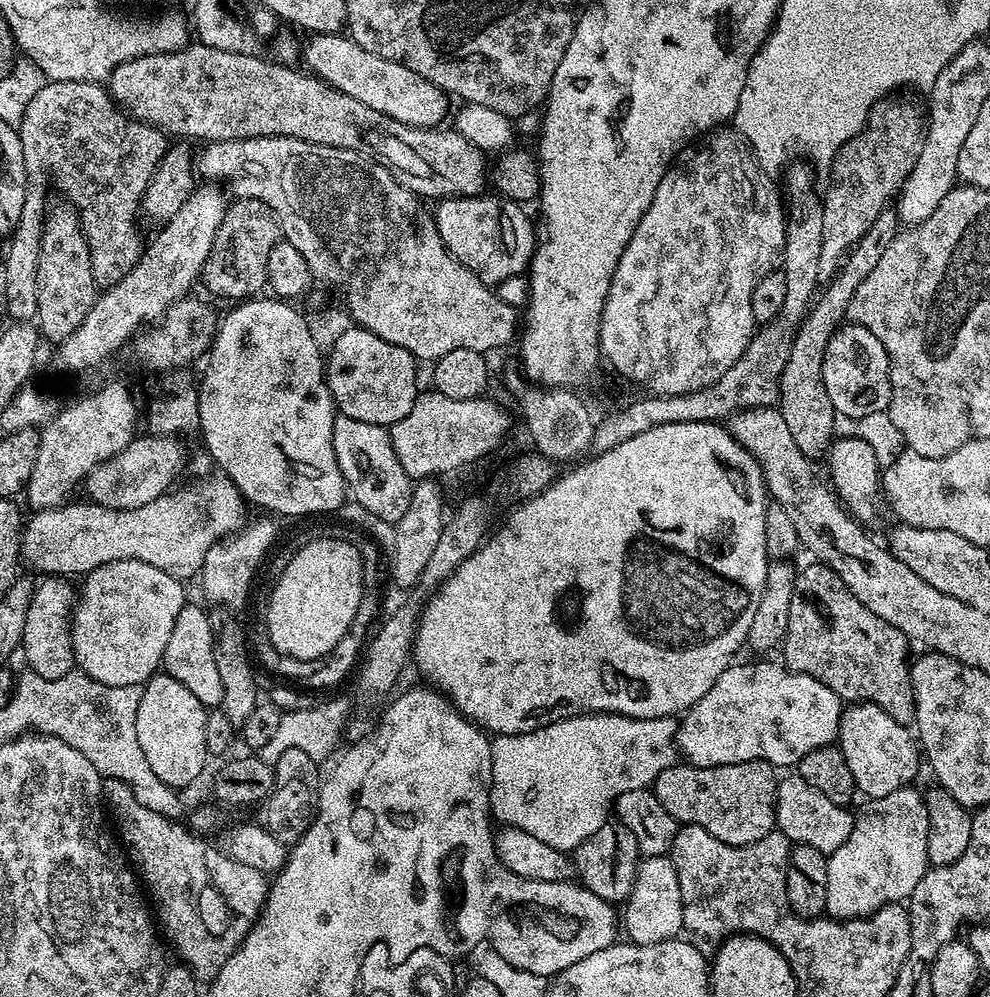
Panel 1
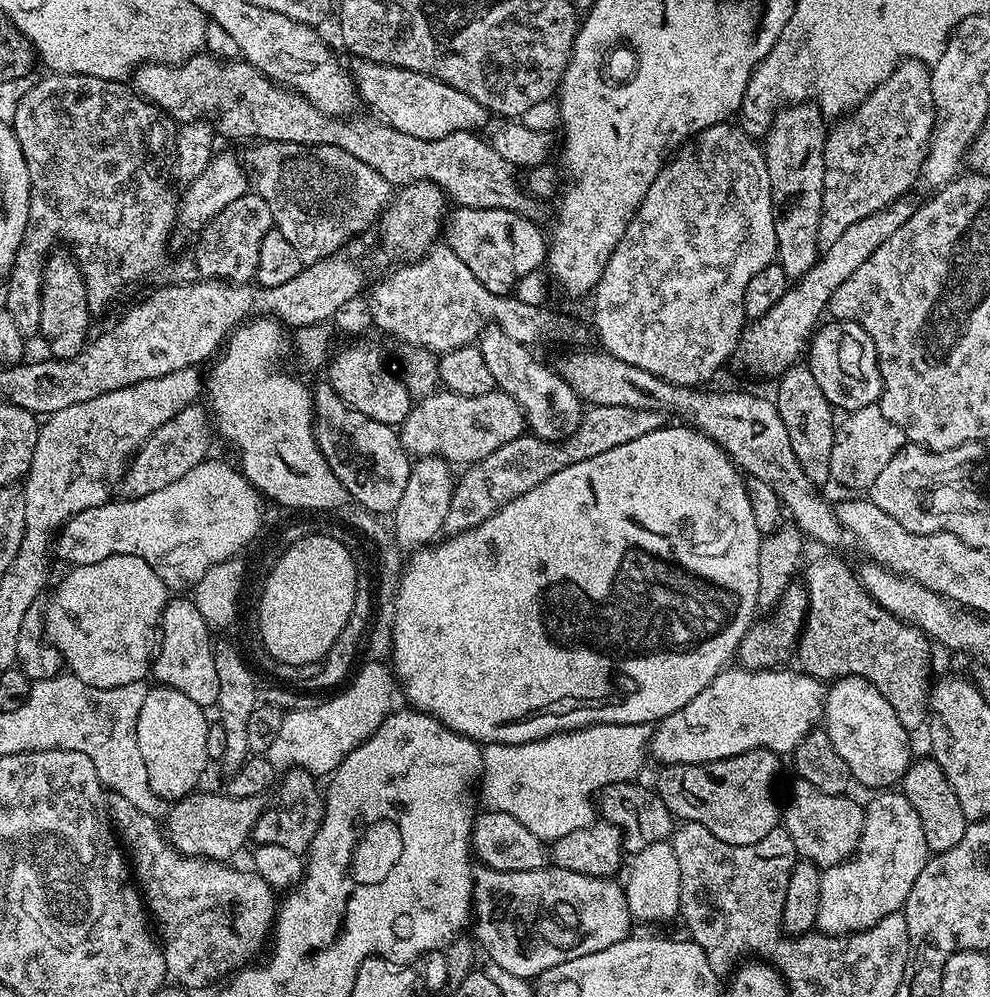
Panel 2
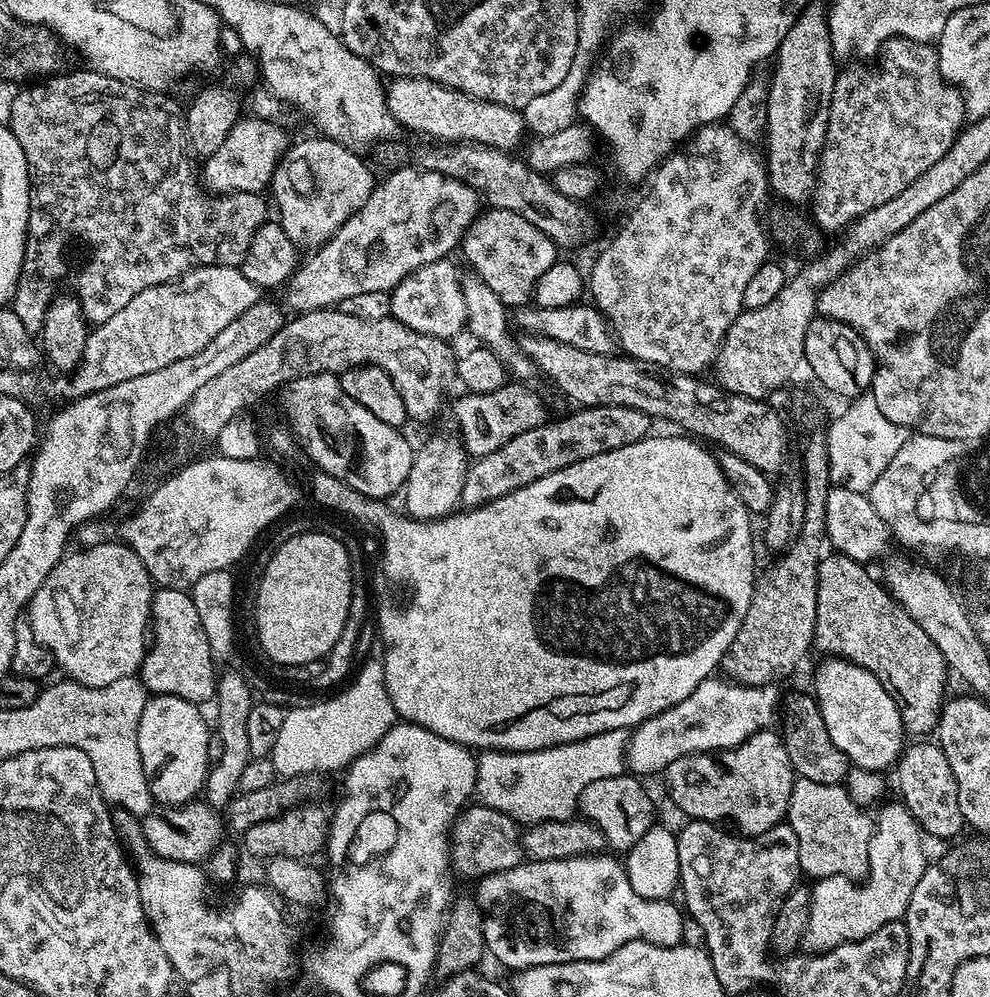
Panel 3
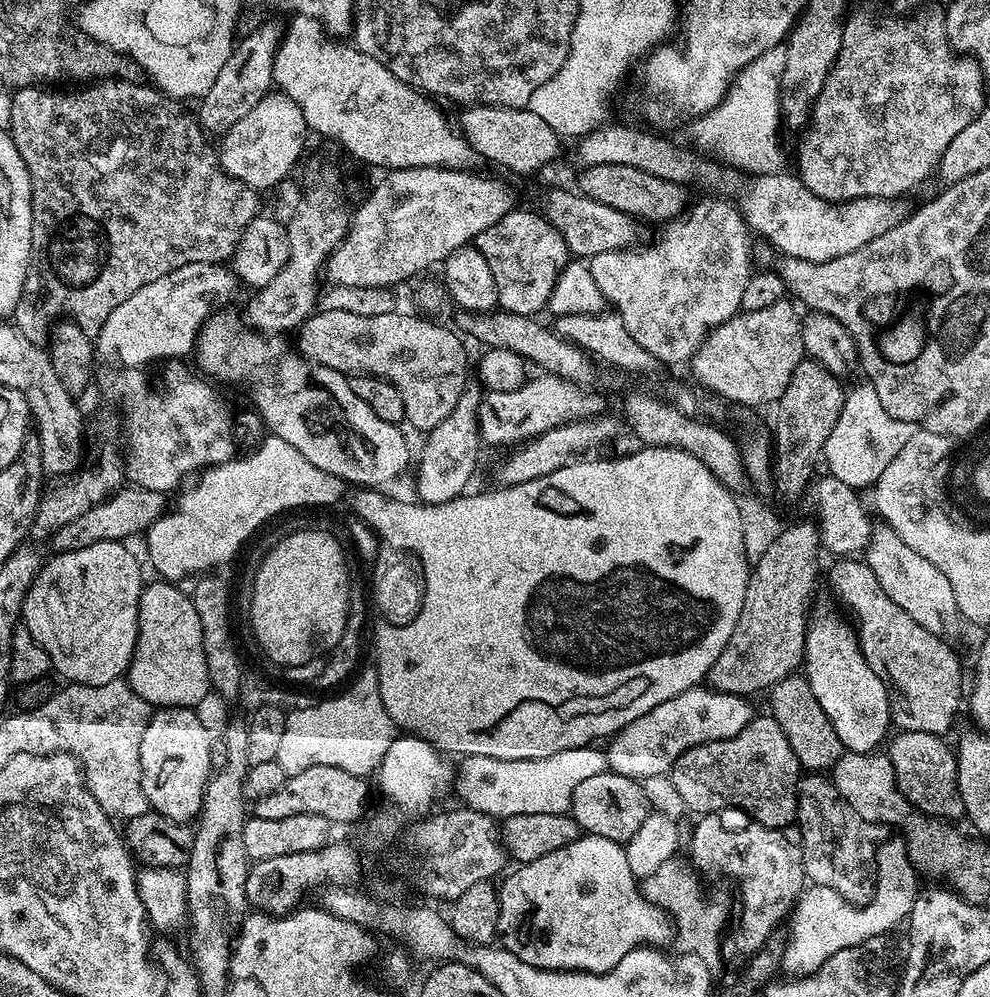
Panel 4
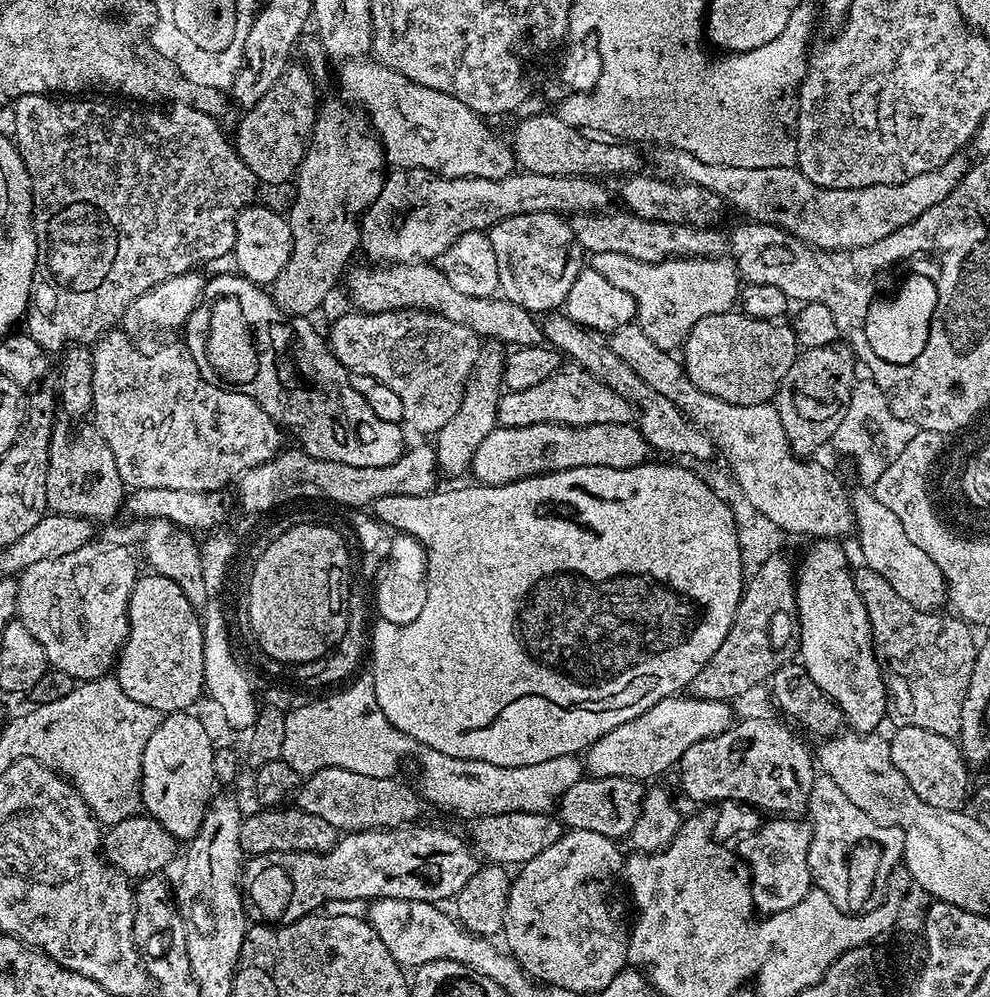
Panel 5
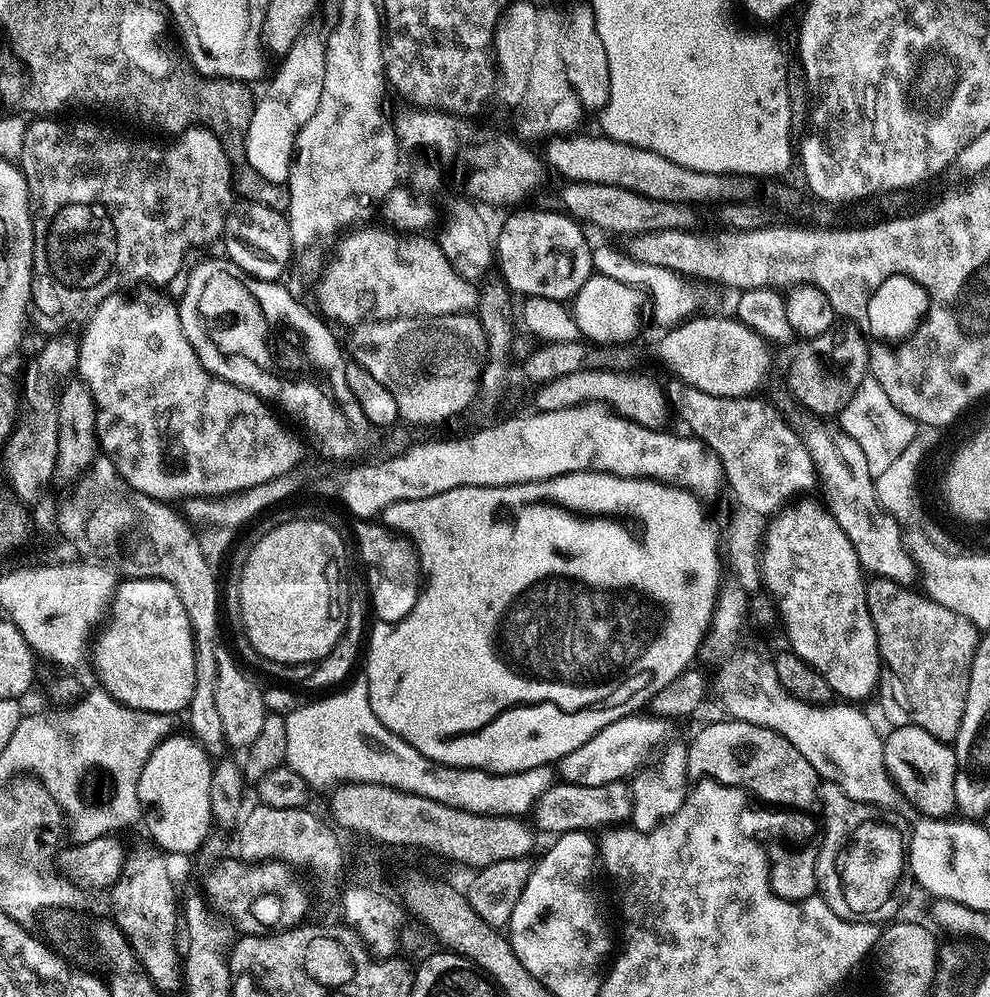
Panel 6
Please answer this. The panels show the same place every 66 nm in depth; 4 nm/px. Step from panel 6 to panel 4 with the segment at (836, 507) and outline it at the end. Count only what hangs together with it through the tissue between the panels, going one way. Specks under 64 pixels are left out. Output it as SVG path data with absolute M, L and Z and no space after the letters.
M884 522L873 527L872 537L862 556L874 578L878 578L878 586L882 586L890 599L897 606L902 606L902 610L906 610L906 614L910 614L918 626L941 638L953 638L959 634L962 617L946 574L942 574L942 570L938 570L938 566L934 566L934 562L930 562L918 550L910 550L910 546L906 546L906 542L894 534L891 524Z

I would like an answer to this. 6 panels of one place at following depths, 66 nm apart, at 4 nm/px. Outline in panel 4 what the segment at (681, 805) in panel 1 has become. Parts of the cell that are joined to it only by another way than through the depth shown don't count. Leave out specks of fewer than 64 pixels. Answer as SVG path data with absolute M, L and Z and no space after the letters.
M771 714L757 715L734 738L706 742L686 750L670 773L676 796L695 814L720 814L723 808L741 808L755 823L786 828L796 818L796 793L802 769L782 726Z

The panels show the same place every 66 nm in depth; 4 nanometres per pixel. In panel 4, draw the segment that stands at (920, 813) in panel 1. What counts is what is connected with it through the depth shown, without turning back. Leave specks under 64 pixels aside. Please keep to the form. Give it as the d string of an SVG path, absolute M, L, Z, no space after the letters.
M888 838L876 849L876 889L867 904L851 904L838 894L838 890L830 890L830 886L812 884L805 887L787 921L788 934L781 969L792 978L809 976L826 962L826 958L859 949L870 938L891 933L895 924L903 925L916 901L916 879L918 873L908 857L908 845L903 839Z

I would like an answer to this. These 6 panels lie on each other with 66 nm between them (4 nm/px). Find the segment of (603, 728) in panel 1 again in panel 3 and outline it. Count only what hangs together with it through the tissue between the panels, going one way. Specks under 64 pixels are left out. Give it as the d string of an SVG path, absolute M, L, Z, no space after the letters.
M625 729L610 730L594 734L585 740L569 744L555 744L553 748L543 748L533 752L494 752L484 750L476 756L475 799L488 808L506 814L521 826L570 820L577 815L578 801L582 790L598 778L614 778L625 775L626 753L629 733Z

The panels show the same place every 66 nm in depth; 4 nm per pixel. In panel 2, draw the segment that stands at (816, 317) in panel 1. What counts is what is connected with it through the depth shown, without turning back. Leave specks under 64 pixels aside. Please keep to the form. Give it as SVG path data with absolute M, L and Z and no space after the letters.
M797 362L784 372L777 381L778 388L774 393L776 409L786 425L790 446L798 457L799 465L805 471L812 485L822 488L831 481L830 456L834 435L836 433L835 409L818 387L813 372L806 364Z

